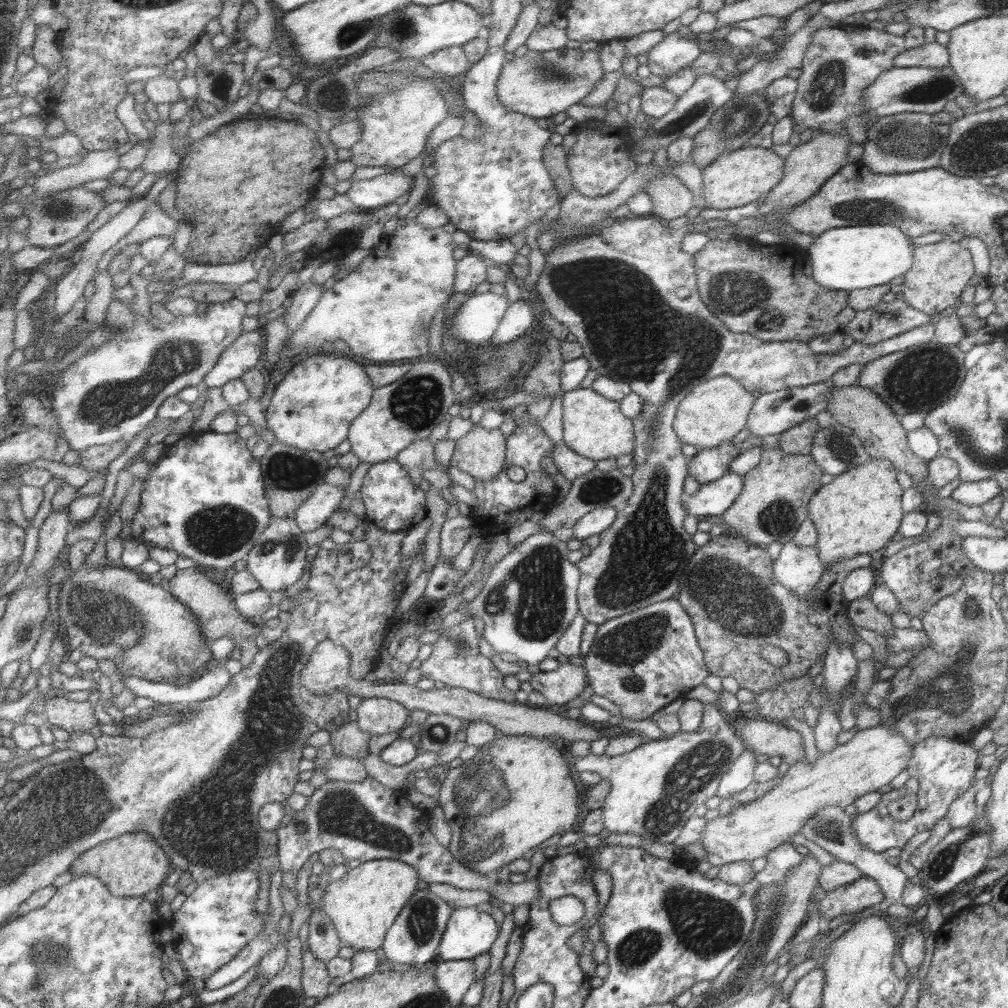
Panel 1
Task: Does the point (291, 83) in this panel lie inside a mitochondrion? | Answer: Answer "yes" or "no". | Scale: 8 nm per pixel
no

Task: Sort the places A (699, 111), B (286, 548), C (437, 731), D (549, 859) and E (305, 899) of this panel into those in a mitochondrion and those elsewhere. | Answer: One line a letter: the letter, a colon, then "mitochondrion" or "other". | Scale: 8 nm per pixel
A: mitochondrion
B: mitochondrion
C: mitochondrion
D: other
E: other

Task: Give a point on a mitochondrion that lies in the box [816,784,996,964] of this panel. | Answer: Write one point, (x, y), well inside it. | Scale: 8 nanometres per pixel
(939, 868)

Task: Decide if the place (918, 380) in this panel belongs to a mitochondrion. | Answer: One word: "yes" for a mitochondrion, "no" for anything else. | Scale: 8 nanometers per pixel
yes

